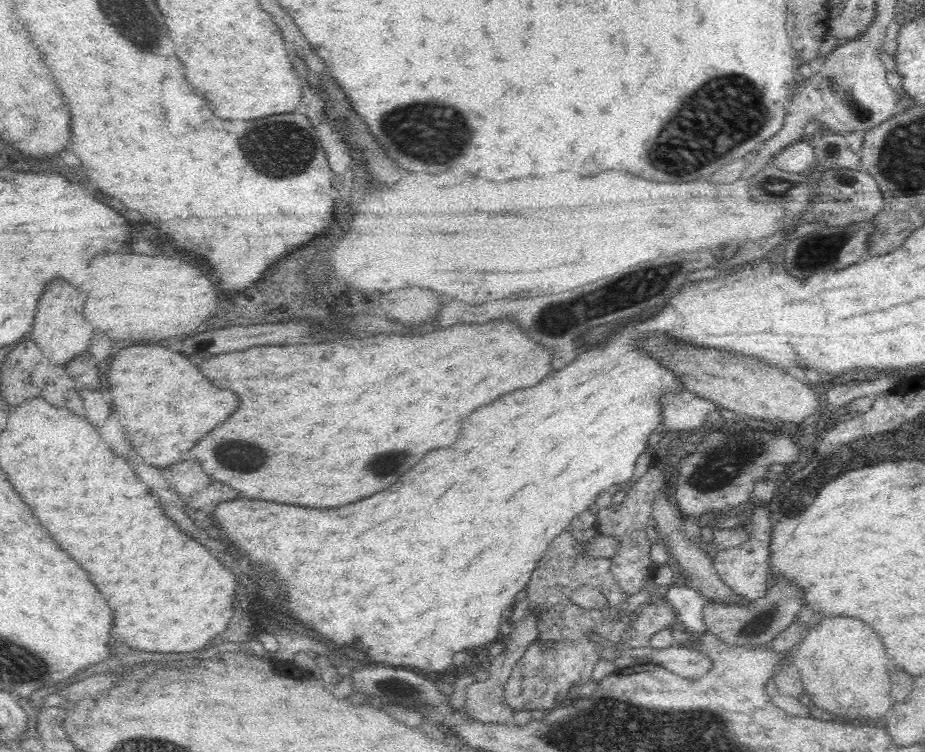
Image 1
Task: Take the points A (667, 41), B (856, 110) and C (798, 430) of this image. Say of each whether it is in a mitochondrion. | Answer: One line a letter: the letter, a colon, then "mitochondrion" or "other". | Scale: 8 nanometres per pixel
A: other
B: mitochondrion
C: other

